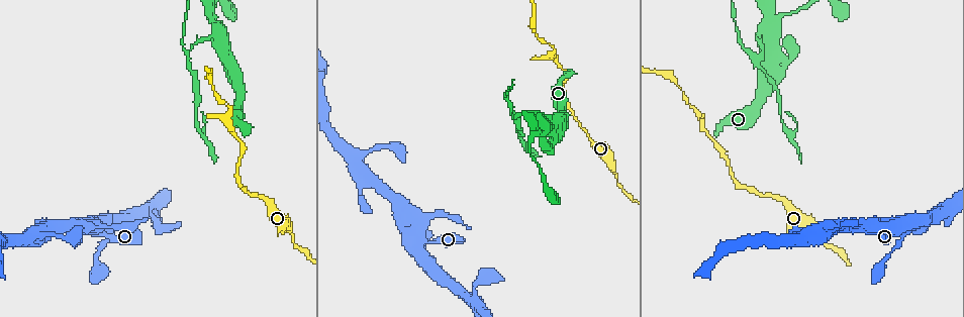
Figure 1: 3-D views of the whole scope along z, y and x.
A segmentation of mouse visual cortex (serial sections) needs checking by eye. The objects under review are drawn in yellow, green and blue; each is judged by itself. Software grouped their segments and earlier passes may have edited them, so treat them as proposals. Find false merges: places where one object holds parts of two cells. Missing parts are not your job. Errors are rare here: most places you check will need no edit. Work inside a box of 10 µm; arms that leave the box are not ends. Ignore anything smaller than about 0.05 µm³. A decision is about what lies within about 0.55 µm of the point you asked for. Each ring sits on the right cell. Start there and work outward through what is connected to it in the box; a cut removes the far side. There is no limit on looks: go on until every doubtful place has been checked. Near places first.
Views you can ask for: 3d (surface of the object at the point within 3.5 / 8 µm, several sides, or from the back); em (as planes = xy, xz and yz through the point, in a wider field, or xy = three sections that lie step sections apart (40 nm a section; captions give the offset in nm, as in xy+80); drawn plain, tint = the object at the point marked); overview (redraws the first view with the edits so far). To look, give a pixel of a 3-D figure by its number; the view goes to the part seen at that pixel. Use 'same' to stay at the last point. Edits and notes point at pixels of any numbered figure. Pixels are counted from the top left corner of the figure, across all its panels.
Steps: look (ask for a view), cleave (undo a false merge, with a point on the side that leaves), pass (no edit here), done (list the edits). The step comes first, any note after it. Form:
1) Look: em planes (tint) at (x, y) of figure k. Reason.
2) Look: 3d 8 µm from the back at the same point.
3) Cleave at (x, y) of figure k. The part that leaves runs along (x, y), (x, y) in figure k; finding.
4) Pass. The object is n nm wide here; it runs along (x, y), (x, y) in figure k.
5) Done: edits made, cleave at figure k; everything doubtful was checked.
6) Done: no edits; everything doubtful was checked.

Look: 3d 3.5 µm at (419, 245) of figure 1. Four-way junction.

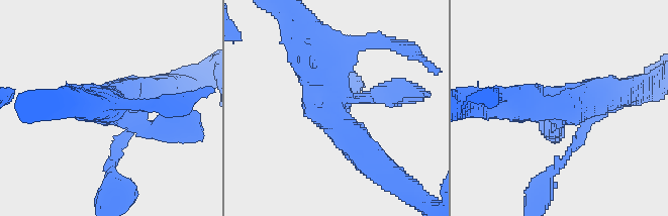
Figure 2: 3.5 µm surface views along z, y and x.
Look: em planes (tint) at (330, 108) of figure 2. Need the tissue.

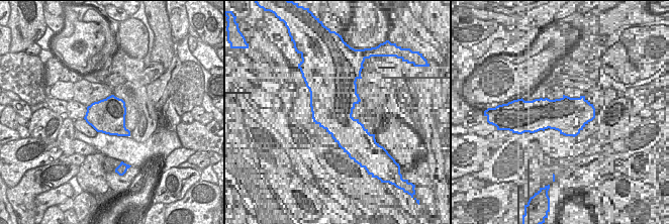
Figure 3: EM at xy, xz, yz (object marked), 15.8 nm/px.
Pass. It runs along (553, 128), (565, 100), (617, 91) in figure 2; all the same cell.

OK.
Look: 3d 8 µm at (217, 40) of figure 1. Three arms meet.

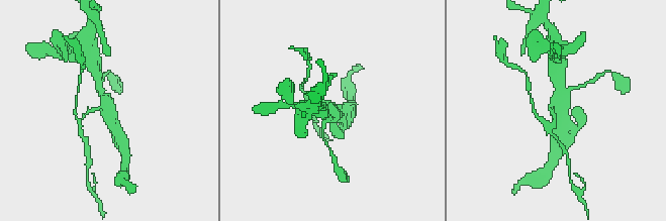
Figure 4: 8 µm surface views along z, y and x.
Look: 3d 3.5 µm at the same point. Closer look.

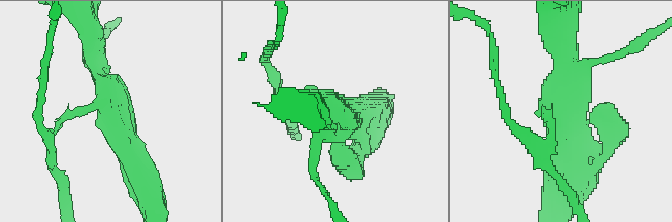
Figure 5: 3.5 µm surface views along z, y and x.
Pass. It runs along (140, 173), (91, 62) in figure 5; one cell here.

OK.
Look: 3d 8 µm at (191, 49) of figure 1. Abrupt turn.

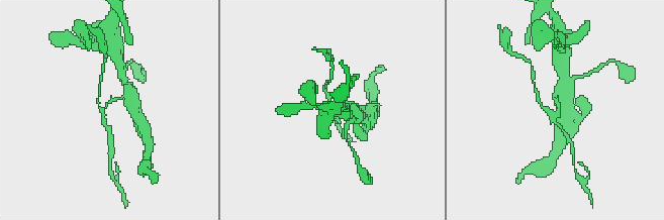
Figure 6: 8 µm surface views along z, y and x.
Look: em xy step 3 (tint) at the same point. Shape alone is not enough.

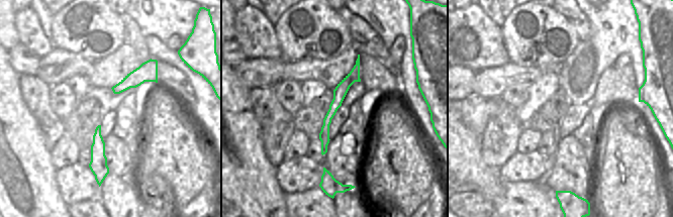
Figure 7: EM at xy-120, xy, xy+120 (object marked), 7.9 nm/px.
Cleave at (110, 137) of figure 6. The arms are 100, 150, 150 nm wide; the part that leaves runs along (103, 114), (110, 150) in figure 6; two cells meet here.

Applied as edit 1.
Done: edits made, cleave at figure 6; everything doubtful was checked.

